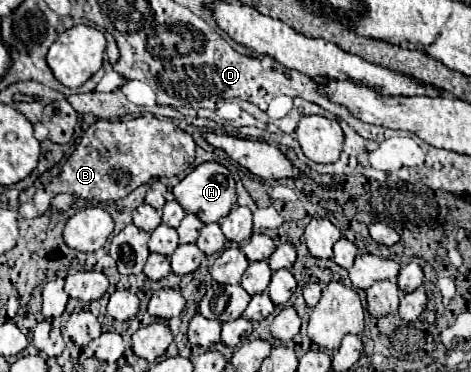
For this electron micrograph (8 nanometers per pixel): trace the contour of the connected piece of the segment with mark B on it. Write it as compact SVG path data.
M141 116L119 122L97 120L85 130L81 142L67 158L61 174L35 192L33 204L37 214L45 216L49 214L57 194L71 194L75 198L95 202L113 202L125 198L141 184L147 184L151 178L171 178L183 174L193 160L193 138L169 120L159 120L155 116Z

